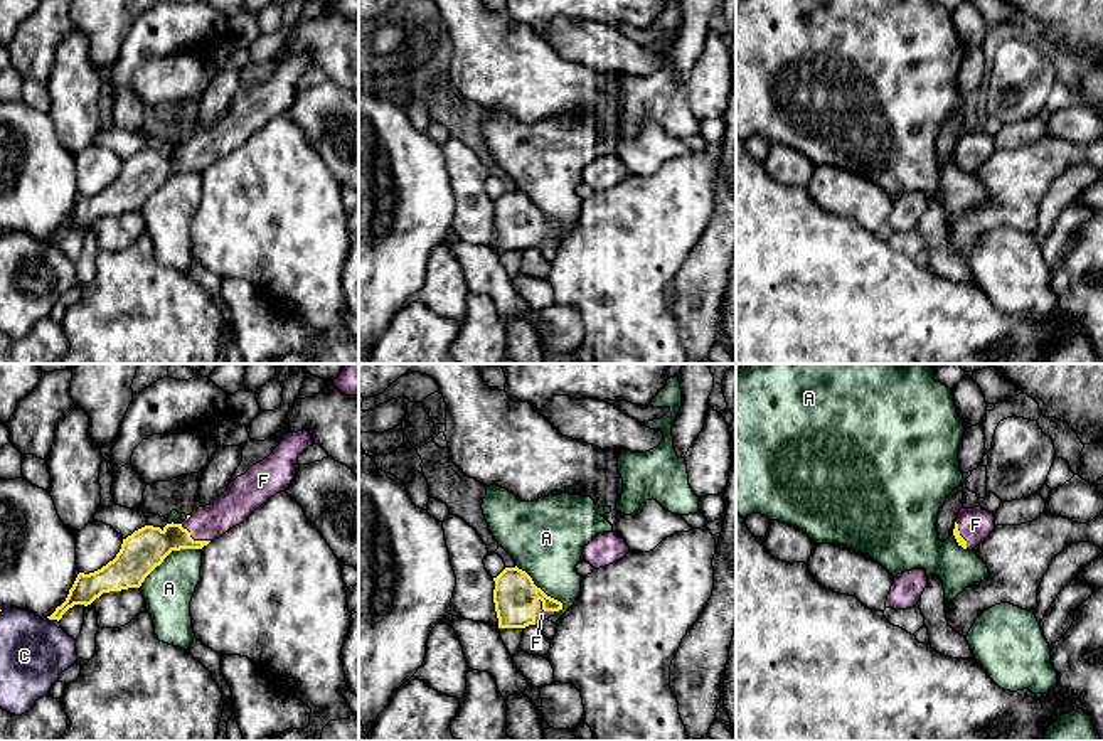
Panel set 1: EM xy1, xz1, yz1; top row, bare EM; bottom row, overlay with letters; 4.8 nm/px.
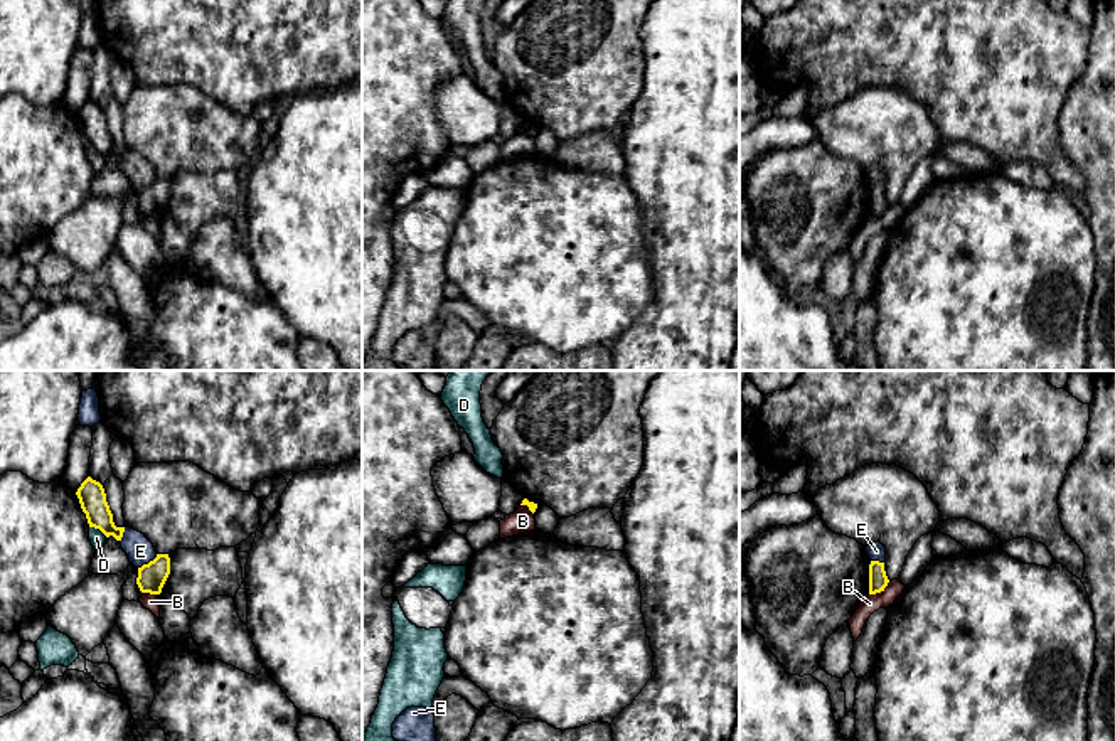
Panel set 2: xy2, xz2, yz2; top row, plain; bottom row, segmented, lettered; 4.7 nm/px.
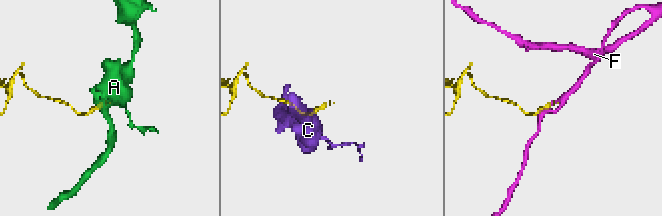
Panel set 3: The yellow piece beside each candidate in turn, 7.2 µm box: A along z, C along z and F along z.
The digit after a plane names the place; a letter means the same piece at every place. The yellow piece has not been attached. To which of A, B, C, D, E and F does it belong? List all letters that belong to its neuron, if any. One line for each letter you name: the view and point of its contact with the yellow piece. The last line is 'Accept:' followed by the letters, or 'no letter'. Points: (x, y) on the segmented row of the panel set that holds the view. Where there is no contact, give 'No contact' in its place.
F: Touches yellow at xz1 (534, 612)
Accept: F

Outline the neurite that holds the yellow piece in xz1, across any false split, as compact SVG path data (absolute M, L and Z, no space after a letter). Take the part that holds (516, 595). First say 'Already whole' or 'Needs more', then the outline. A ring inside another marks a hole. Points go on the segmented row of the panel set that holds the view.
Needs more. M505 568L495 581L493 603L498 628L541 625L562 610L562 603L537 588L532 578L515 568Z

